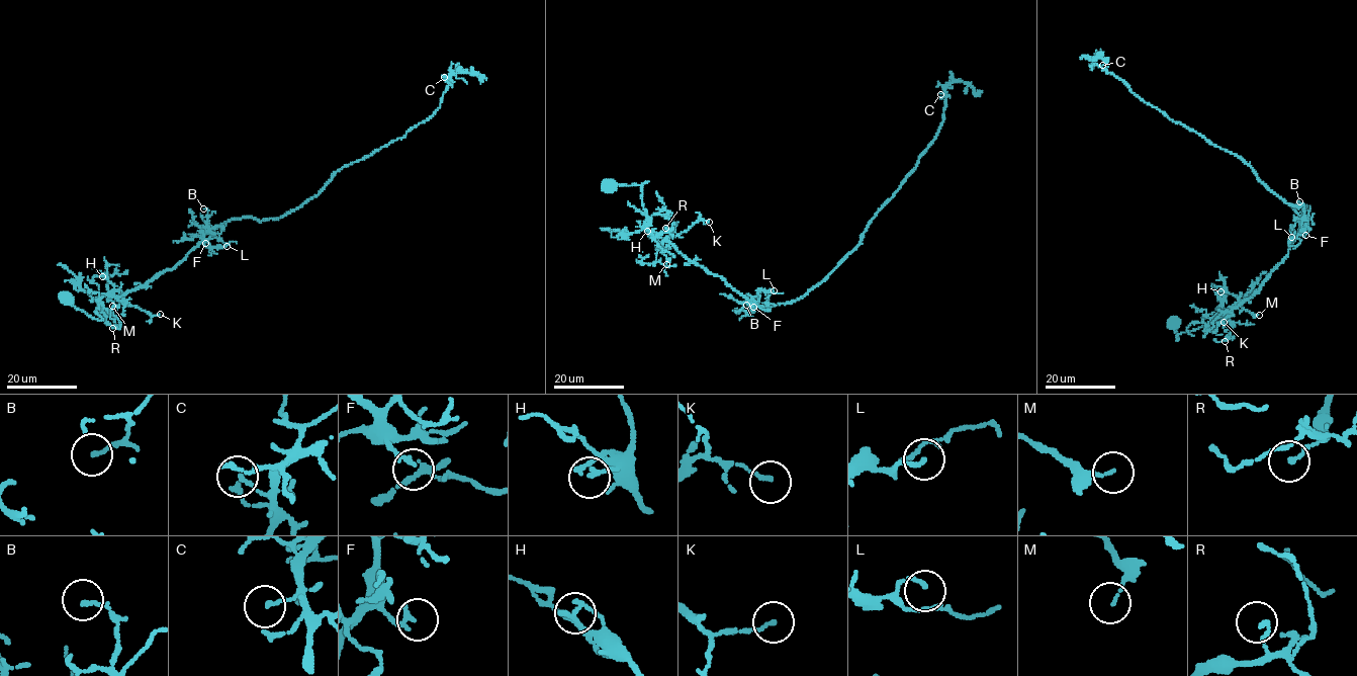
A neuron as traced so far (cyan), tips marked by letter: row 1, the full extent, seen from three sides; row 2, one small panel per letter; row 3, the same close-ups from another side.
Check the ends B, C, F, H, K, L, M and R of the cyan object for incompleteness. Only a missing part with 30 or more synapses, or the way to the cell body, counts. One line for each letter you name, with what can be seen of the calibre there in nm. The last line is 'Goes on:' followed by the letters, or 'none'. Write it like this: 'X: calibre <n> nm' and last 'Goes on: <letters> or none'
Goes on: none

